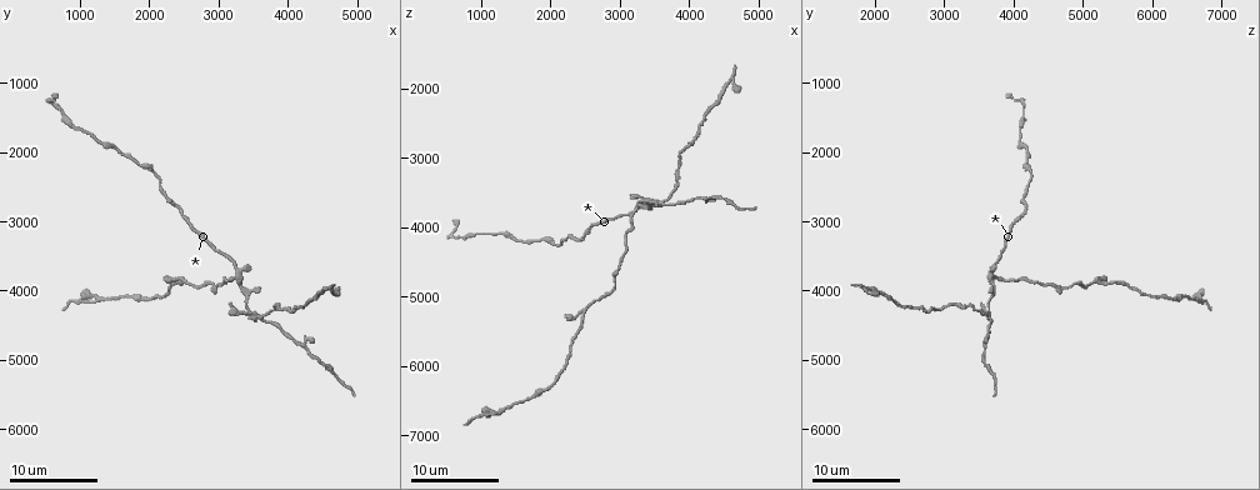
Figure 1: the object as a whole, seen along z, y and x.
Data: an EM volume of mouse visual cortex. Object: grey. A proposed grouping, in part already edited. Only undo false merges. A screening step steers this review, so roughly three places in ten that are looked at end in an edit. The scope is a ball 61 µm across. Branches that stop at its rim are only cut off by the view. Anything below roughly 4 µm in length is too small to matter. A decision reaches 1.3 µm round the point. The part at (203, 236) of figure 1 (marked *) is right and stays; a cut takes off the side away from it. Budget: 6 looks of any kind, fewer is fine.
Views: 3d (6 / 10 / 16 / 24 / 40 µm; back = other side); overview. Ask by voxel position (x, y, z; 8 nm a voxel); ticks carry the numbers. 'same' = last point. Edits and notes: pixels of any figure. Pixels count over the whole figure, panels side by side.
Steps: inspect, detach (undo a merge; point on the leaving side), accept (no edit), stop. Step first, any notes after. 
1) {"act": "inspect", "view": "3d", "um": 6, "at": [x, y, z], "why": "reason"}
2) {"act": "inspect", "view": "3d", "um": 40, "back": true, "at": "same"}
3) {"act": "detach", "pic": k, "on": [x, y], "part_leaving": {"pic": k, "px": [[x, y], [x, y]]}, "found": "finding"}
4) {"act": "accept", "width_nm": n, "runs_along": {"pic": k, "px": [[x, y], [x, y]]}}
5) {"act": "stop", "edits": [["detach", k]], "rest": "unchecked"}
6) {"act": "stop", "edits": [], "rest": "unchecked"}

{"act": "inspect", "view": "3d", "um": 6, "at": [3200, 3800, 3750], "why": "three arms meet"}

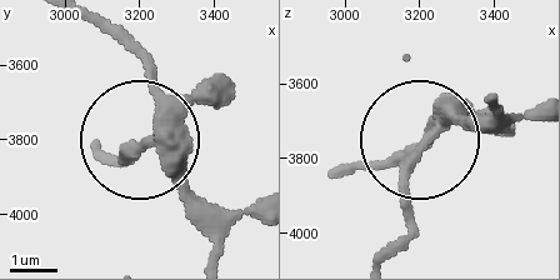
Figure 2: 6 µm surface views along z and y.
{"act": "detach", "pic": 2, "on": [120, 150], "width_nm": 320, "part_leaving": {"pic": 2, "px": [[159, 135], [123, 160], [103, 151]]}, "found": "two cells meet here"}

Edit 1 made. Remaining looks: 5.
{"act": "inspect", "view": "3d", "um": 10, "at": [3600, 4400, 3650], "why": "three arms meet"}

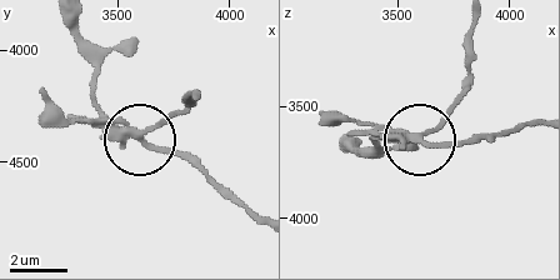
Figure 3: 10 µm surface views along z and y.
{"act": "detach", "pic": 3, "on": [78, 119], "side_arm_um": 15, "part_leaving": {"pic": 3, "px": [[121, 131], [160, 128], [190, 96]]}, "found": "two cells meet here"}

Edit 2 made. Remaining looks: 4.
{"act": "inspect", "view": "overview", "why": "see it whole again"}

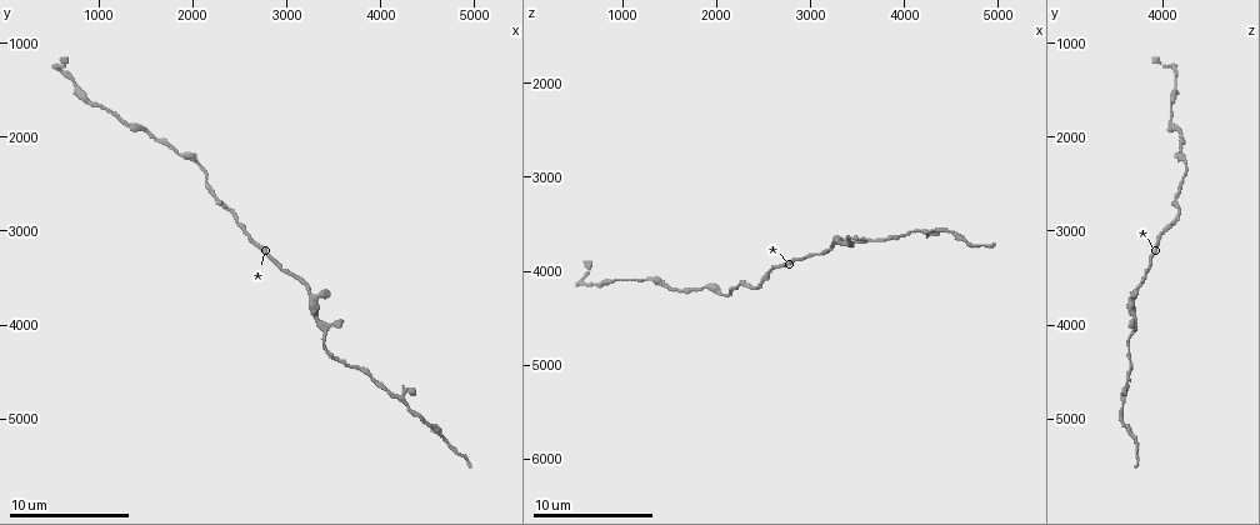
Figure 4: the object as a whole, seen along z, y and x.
{"act": "inspect", "view": "3d", "um": 16, "at": [4120, 4740, 3580], "why": "three arms meet"}

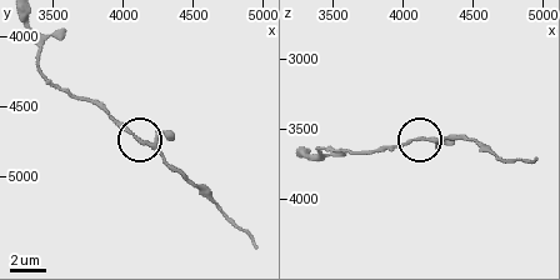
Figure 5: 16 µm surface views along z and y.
{"act": "inspect", "view": "3d", "um": 16, "back": true, "at": [4120, 4740, 3580], "why": "from behind"}

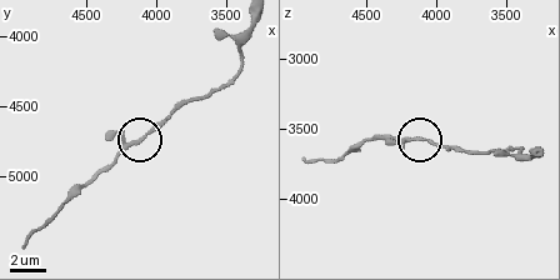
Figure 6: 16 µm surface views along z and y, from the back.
{"act": "accept", "runs_along": {"pic": 6, "px": [[258, 20], [230, 78], [176, 105], [105, 171]]}, "found": "one cell here"}

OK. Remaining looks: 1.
{"act": "stop", "edits": [["detach", 2], ["detach", 3]], "rest": "unchecked"}

